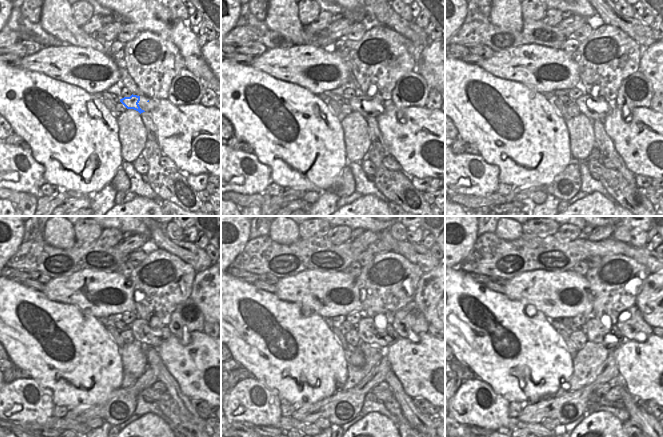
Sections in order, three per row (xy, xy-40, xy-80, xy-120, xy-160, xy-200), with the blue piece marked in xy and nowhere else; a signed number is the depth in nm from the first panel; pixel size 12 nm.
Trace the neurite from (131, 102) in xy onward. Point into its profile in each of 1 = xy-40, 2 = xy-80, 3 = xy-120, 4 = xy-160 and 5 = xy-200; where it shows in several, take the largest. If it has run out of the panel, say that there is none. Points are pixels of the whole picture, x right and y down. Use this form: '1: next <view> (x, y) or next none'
1: next xy-40 (356, 102)
2: next xy-80 (581, 101)
3: next xy-120 (148, 340)
4: next xy-160 (365, 337)
5: next xy-200 (591, 337)

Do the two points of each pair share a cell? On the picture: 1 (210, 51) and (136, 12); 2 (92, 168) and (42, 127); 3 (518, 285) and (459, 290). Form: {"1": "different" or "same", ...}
{"1": "different", "2": "same", "3": "different"}

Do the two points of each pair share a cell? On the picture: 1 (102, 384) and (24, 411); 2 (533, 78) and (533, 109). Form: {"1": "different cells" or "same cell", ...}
{"1": "different cells", "2": "different cells"}

